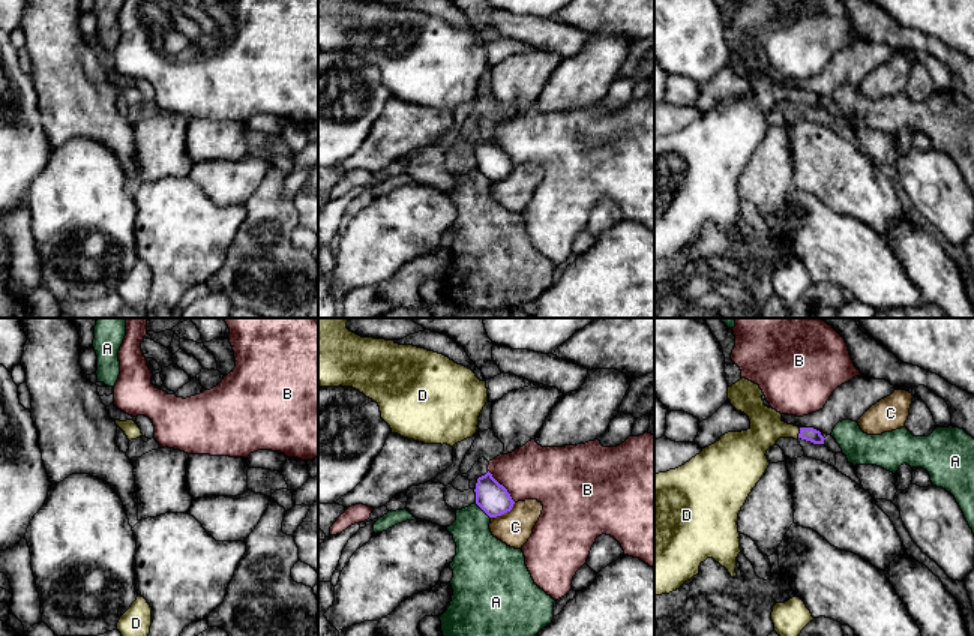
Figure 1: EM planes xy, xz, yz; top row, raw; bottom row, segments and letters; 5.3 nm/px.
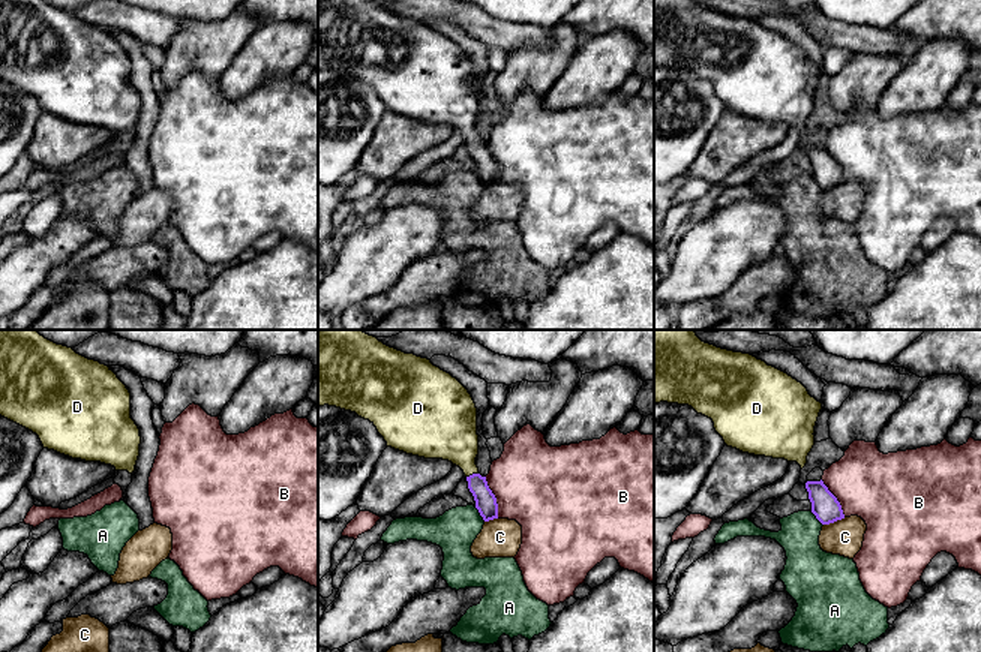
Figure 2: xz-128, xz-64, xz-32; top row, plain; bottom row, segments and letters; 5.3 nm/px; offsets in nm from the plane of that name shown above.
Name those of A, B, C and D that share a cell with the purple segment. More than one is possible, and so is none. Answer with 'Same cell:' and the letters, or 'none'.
Same cell: D

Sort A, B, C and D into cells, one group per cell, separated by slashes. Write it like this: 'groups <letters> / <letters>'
groups A / B / C / D

